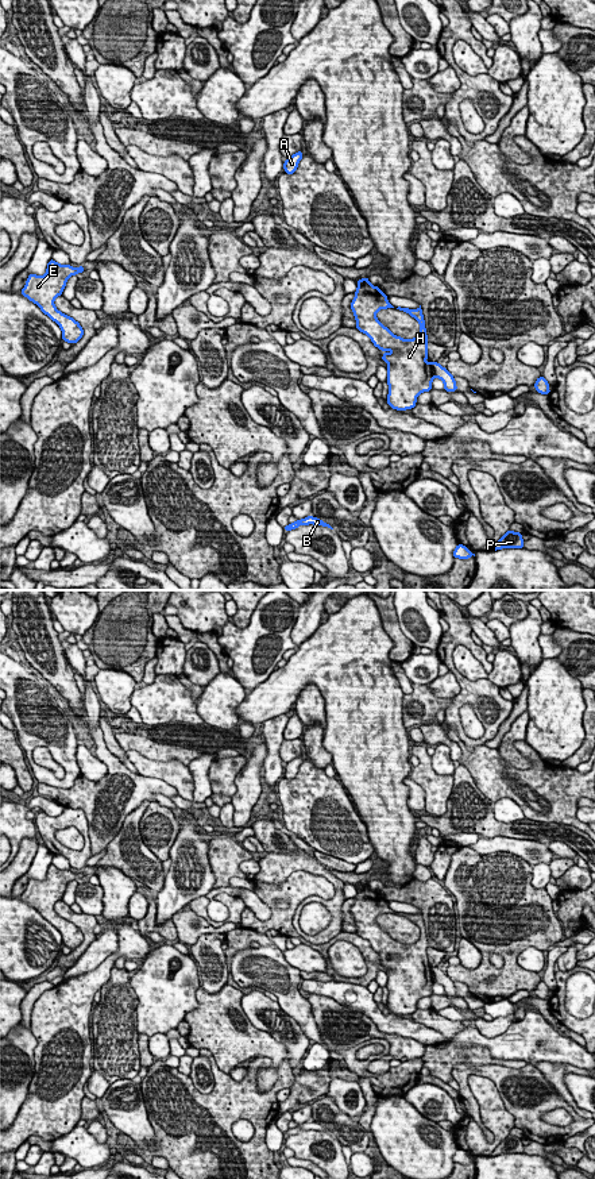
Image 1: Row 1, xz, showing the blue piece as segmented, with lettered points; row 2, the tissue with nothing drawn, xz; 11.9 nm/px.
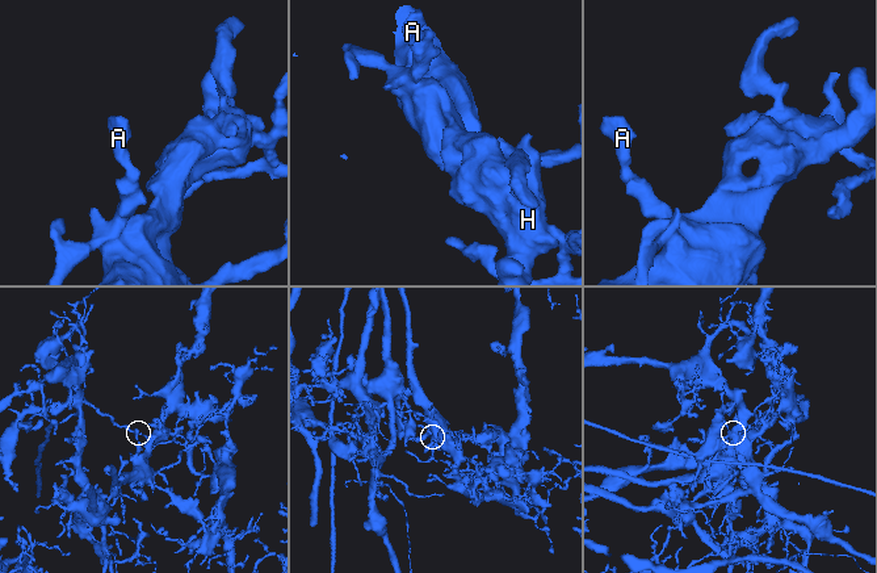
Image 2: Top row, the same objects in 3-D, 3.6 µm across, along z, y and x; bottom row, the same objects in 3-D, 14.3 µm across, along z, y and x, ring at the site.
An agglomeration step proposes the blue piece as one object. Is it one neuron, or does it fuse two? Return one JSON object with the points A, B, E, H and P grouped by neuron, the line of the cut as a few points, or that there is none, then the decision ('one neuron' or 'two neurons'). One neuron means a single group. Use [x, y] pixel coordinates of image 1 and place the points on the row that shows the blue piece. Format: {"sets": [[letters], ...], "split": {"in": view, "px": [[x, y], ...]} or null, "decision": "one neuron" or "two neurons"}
{"sets": [["A", "B", "E", "P"], ["H"]], "split": {"in": "xz", "px": [[429, 362], [433, 373]]}, "decision": "two neurons"}

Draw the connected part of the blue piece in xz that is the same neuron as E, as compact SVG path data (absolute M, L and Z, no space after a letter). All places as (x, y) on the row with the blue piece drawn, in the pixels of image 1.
M50 259L46 274L28 274L24 288L20 293L36 304L40 311L55 321L62 331L62 340L77 343L84 336L84 330L73 317L62 313L54 305L54 300L62 294L67 280L77 273L84 273L85 267L73 267L70 265L57 263Z

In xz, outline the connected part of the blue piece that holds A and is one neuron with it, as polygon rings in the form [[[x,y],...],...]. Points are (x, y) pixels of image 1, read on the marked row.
[[[302,150],[293,154],[291,157],[289,157],[285,162],[283,162],[283,169],[285,169],[285,173],[286,174],[293,174],[297,167],[298,167],[298,163],[300,161],[302,159],[304,154],[302,154]]]

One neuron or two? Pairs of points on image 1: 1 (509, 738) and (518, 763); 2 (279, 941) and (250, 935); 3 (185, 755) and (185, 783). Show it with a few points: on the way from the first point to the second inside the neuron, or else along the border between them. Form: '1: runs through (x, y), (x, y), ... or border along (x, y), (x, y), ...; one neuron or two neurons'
1: runs through (509, 744), (509, 752), (513, 756); one neuron
2: runs through (273, 940), (263, 940), (257, 936); one neuron
3: border along (154, 759), (178, 759), (188, 766); two neurons

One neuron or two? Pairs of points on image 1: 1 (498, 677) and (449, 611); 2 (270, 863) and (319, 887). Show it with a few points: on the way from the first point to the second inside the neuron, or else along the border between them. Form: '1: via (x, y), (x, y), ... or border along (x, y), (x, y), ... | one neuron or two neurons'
1: border along (493, 663), (487, 674) | two neurons
2: border along (323, 875), (293, 871), (279, 883), (261, 881) | two neurons

